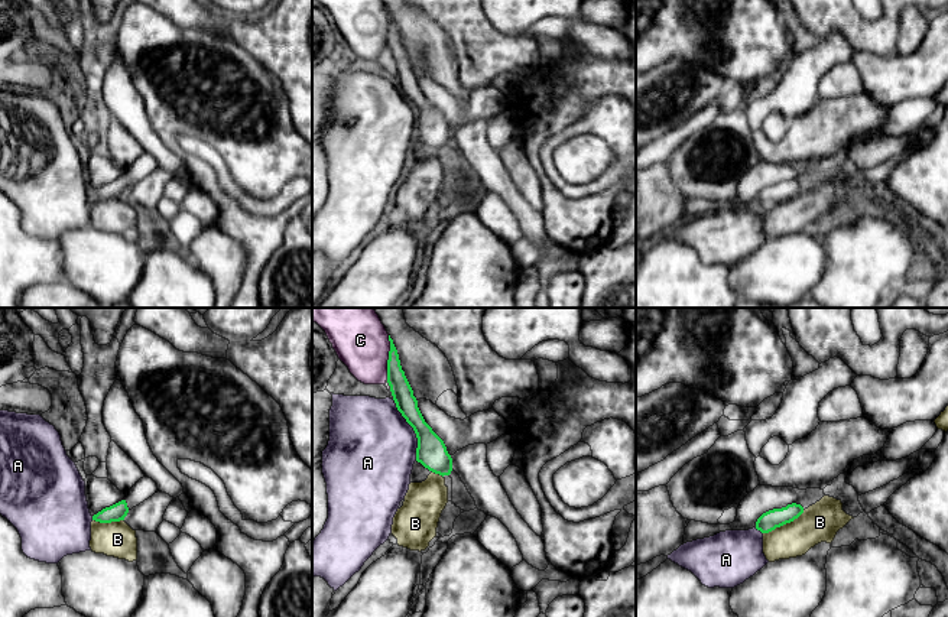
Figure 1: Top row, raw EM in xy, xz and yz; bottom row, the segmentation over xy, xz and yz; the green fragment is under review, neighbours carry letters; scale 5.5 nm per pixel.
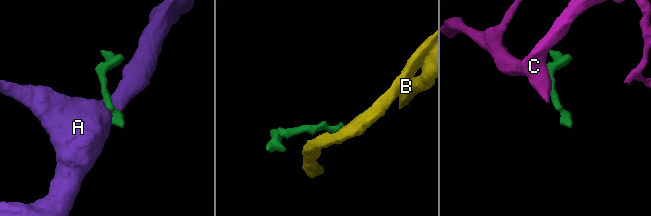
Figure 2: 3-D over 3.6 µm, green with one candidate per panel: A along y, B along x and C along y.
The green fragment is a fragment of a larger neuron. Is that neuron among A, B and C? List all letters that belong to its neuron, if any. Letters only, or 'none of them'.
none of them

